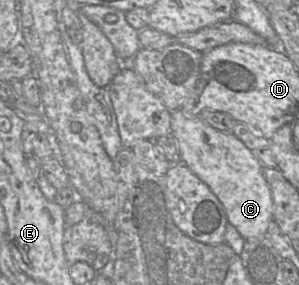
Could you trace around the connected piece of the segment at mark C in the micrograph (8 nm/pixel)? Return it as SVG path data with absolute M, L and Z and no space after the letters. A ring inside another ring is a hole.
M180 109L171 112L171 135L178 143L181 162L210 188L223 205L228 223L234 226L245 240L266 237L268 227L273 221L273 200L263 174L263 164L233 133L218 130L199 116L187 116Z

